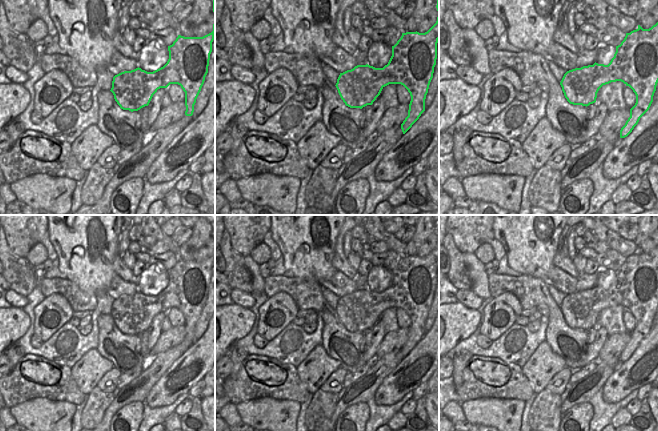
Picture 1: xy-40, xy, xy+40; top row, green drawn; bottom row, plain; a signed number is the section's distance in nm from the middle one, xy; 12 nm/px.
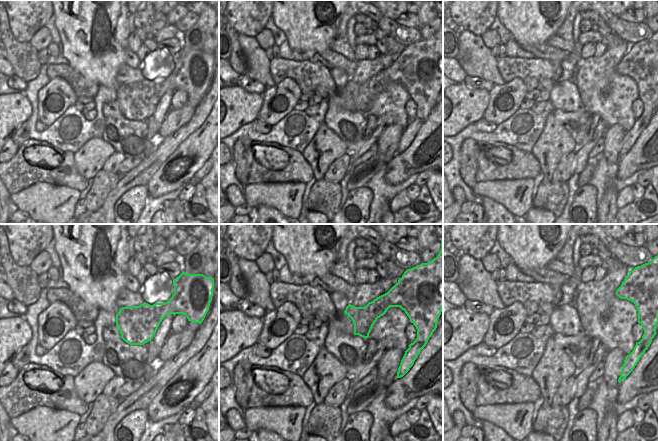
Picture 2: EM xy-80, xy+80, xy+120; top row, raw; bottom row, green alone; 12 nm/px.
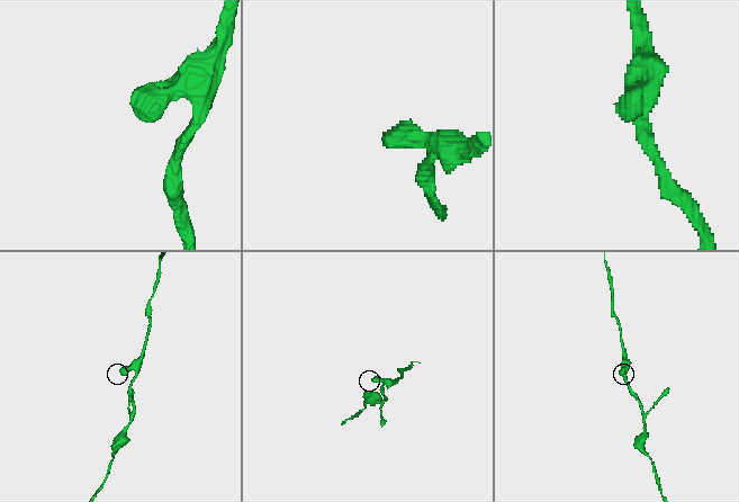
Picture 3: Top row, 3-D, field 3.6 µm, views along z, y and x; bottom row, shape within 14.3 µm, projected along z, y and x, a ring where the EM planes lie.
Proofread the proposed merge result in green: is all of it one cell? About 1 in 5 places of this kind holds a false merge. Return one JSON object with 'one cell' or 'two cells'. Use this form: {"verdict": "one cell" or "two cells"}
{"verdict": "one cell"}

